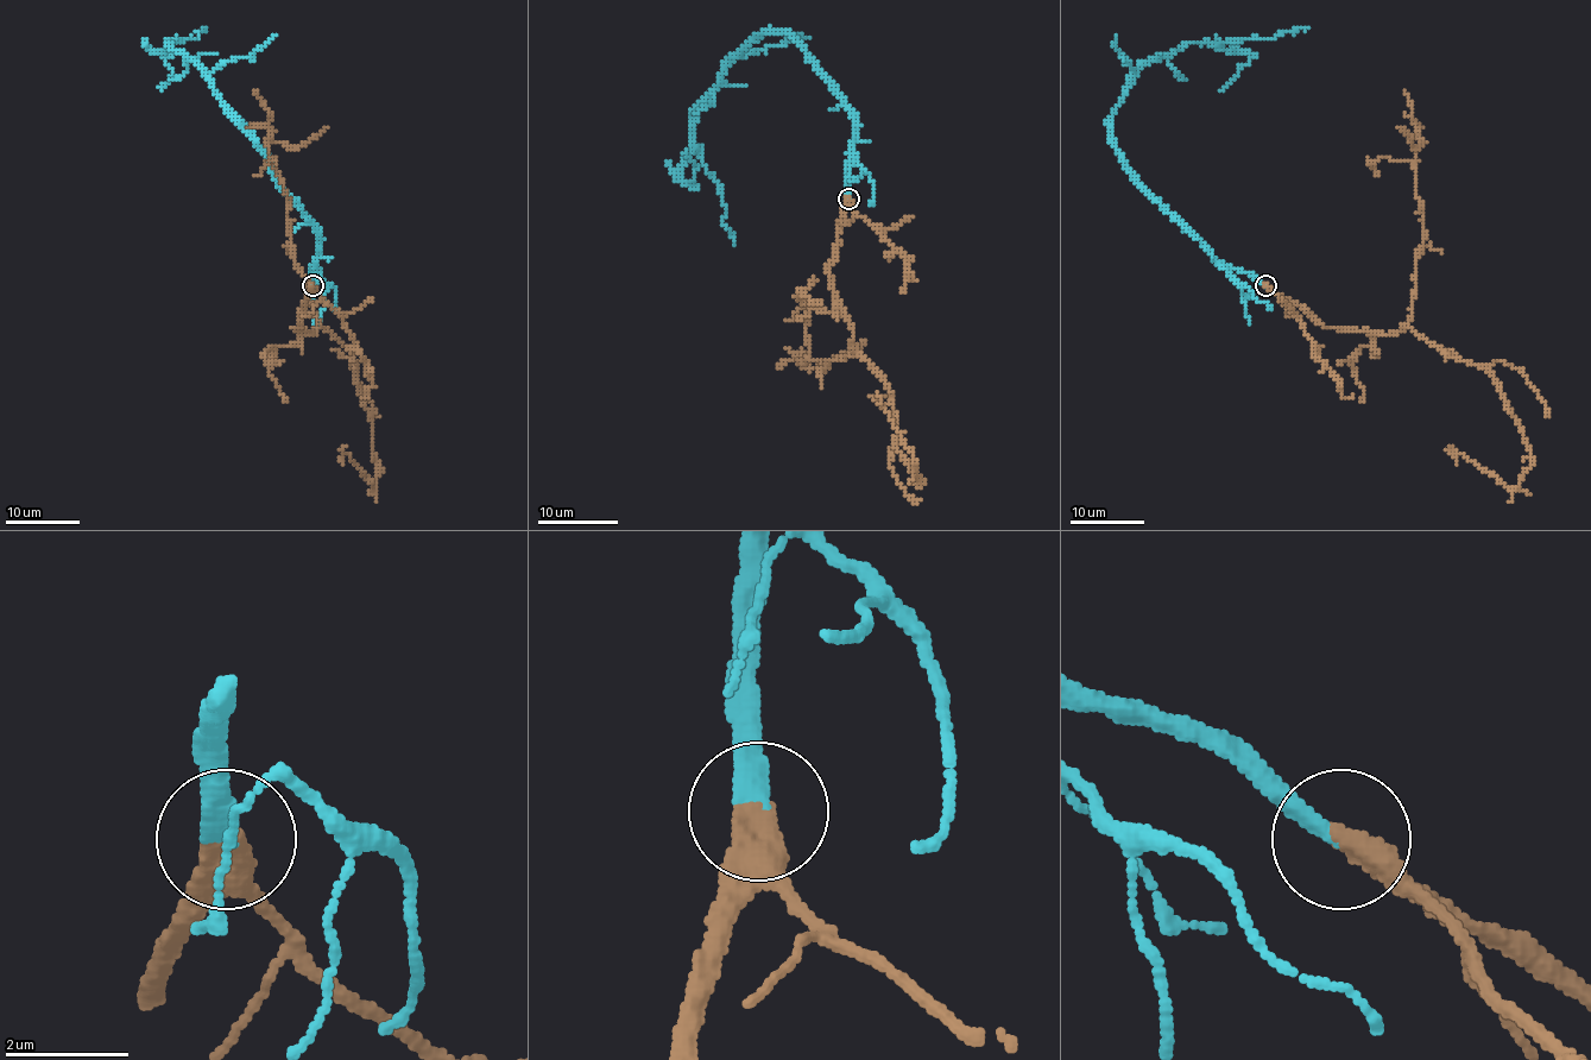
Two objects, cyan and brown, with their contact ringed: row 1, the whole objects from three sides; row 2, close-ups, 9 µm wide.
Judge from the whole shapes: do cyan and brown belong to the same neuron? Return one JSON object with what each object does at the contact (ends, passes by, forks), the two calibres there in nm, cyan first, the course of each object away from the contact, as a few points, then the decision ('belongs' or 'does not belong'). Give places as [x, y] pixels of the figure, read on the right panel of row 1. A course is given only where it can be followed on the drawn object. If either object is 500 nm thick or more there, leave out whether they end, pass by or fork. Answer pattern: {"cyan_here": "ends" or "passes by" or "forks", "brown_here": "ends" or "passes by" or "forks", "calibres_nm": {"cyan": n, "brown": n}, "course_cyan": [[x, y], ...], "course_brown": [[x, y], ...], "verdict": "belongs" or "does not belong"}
{"calibres_nm": {"cyan": 320, "brown": 550}, "course_cyan": [[1264, 285], [1226, 267], [1137, 181], [1112, 138], [1111, 113], [1144, 63], [1188, 43], [1307, 29]], "course_brown": [[1264, 285], [1326, 327], [1410, 327], [1482, 365], [1520, 427], [1529, 469], [1509, 490], [1453, 450], [1457, 464]], "verdict": "belongs"}

